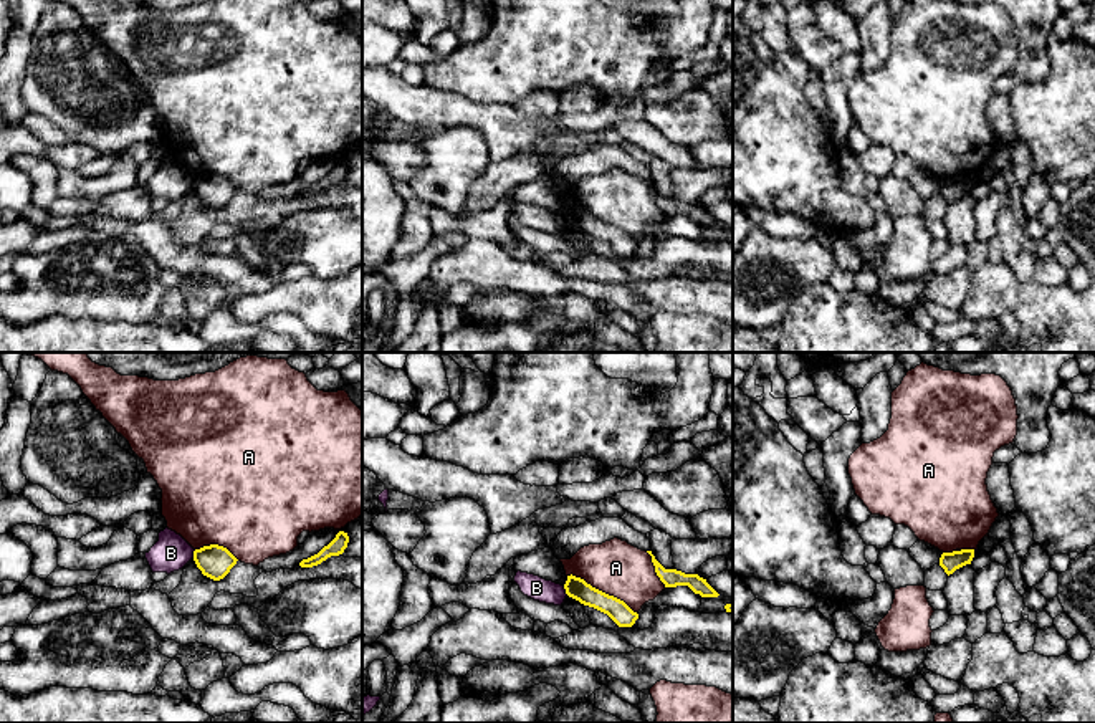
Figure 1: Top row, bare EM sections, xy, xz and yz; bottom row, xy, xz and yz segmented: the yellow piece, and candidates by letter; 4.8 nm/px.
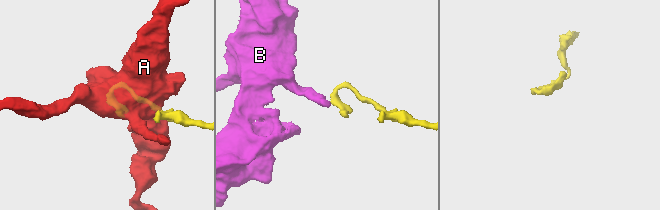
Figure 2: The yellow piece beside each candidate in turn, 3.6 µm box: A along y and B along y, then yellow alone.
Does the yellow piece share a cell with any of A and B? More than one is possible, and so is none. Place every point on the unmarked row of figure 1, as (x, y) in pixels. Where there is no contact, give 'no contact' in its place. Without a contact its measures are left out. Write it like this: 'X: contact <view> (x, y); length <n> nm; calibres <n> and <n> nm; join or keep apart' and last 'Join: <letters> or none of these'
A: contact xz (601, 220); length 380 nm; calibres 110 and 260 nm; keep apart
B: contact xz (566, 220); length 50 nm; calibres 110 and 120 nm; keep apart
Join: none of these

